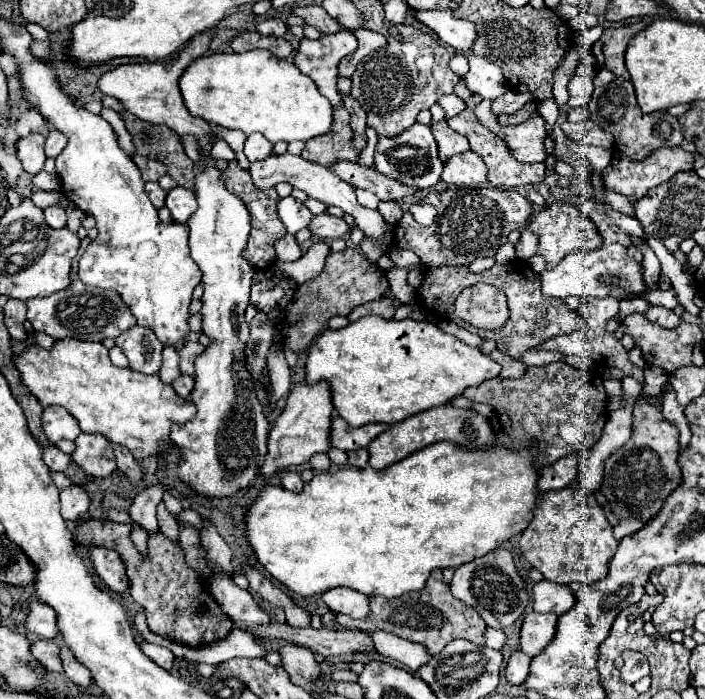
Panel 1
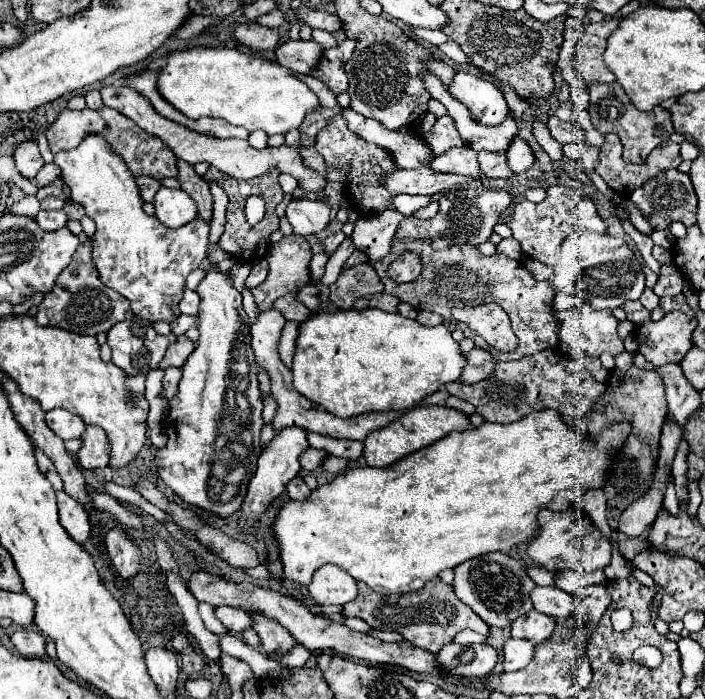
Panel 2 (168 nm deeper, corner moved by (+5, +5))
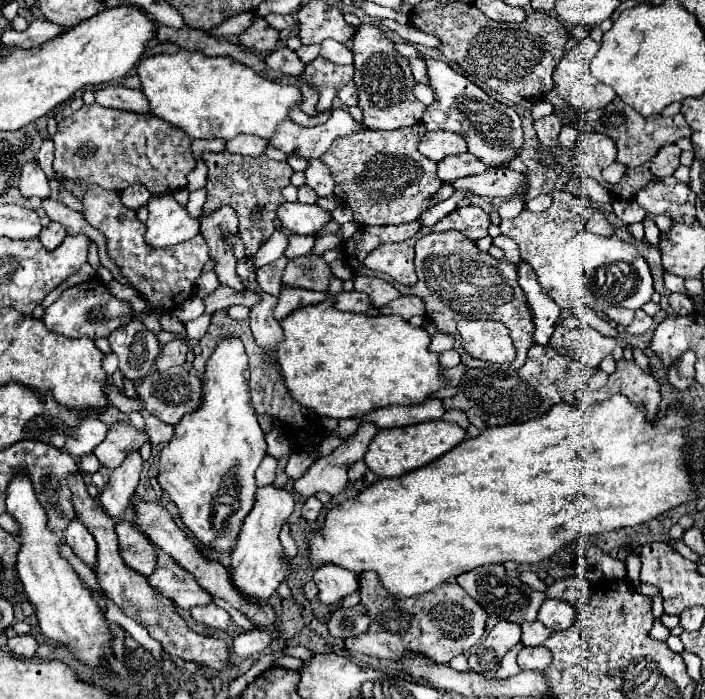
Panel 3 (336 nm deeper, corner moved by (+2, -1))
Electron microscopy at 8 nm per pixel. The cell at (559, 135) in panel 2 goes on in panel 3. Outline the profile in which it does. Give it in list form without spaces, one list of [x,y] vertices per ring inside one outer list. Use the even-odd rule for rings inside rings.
[[[547,115],[543,119],[535,121],[535,131],[537,131],[537,139],[545,145],[545,147],[557,147],[557,137],[561,131],[563,123],[555,117],[555,115]]]

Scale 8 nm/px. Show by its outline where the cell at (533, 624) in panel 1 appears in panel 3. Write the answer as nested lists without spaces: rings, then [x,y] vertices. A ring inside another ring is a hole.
[[[541,621],[521,623],[521,629],[523,629],[523,639],[521,639],[521,643],[527,645],[527,647],[543,645],[543,641],[551,635],[551,631],[549,631]]]

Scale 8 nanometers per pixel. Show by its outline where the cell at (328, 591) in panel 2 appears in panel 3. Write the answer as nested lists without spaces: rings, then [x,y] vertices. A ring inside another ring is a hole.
[[[331,563],[317,567],[317,571],[313,573],[313,581],[319,587],[319,599],[323,603],[339,603],[343,597],[357,591],[357,579],[357,573]]]

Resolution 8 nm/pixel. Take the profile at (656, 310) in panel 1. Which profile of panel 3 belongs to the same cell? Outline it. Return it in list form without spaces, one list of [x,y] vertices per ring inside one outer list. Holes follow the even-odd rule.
[[[609,307],[609,311],[603,311],[609,319],[613,319],[615,323],[619,323],[619,325],[623,325],[623,327],[627,327],[631,321],[633,321],[633,311],[629,311],[629,309],[621,309],[621,307]]]

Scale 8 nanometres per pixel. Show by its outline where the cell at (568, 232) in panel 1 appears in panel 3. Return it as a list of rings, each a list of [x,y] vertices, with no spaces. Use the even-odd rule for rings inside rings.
[[[563,191],[553,193],[553,205],[543,213],[533,213],[529,209],[523,209],[515,219],[501,221],[501,233],[511,237],[513,241],[517,241],[521,259],[533,267],[543,291],[557,303],[561,310],[570,310],[571,312],[572,299],[576,293],[583,293],[583,289],[587,285],[587,283],[571,283],[575,279],[575,275],[573,275],[575,267],[571,267],[573,265],[571,261],[579,259],[581,255],[579,255],[579,251],[567,251],[567,243],[579,231],[589,231],[589,233],[597,233],[597,235],[605,235],[605,237],[614,235],[611,223],[605,219],[605,215],[601,211],[591,207],[589,201],[579,199],[571,193],[563,193]]]

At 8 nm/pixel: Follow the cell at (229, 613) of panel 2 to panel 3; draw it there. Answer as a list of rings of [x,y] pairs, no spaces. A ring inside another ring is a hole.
[[[217,605],[193,607],[193,609],[189,609],[189,615],[191,615],[195,621],[199,621],[199,623],[203,623],[203,625],[209,625],[209,627],[215,627],[215,629],[221,629],[221,631],[229,629],[229,625],[231,625],[229,613],[223,611],[223,609],[217,607]]]

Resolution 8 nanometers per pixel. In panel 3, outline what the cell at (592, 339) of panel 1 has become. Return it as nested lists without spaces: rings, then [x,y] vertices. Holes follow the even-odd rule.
[[[557,325],[555,333],[549,339],[549,347],[555,351],[565,349],[587,367],[599,367],[599,363],[613,351],[615,345],[615,339],[601,335],[593,327],[567,329],[563,325]]]

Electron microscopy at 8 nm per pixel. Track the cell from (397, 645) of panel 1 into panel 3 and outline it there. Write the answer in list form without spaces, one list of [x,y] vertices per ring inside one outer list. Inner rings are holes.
[[[361,605],[343,609],[339,607],[337,611],[331,613],[331,619],[327,623],[329,627],[329,635],[335,639],[347,639],[347,637],[357,637],[361,633],[365,633],[369,629],[369,615],[365,609],[361,609]]]

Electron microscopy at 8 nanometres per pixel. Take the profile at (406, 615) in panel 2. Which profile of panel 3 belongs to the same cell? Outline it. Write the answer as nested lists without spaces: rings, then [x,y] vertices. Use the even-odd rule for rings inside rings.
[[[363,571],[359,575],[359,591],[361,591],[361,605],[371,617],[371,627],[367,633],[345,641],[345,647],[349,651],[391,661],[397,661],[403,657],[403,653],[411,651],[439,665],[447,665],[453,657],[467,653],[473,645],[477,645],[485,631],[487,621],[485,609],[477,605],[477,601],[473,601],[473,597],[467,595],[467,591],[457,583],[455,585],[443,583],[441,587],[425,595],[401,599],[391,597],[389,591],[381,587],[381,581],[377,579],[375,571]]]

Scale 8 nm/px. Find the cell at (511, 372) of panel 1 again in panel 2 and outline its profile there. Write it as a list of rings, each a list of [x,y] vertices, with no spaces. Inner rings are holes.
[[[474,347],[470,353],[466,353],[466,359],[468,359],[468,363],[462,371],[460,383],[478,383],[478,381],[482,381],[494,373],[496,361],[490,355],[490,351]]]

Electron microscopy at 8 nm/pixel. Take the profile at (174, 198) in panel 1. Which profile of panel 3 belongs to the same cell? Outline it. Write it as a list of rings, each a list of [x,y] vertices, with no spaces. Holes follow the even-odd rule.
[[[171,195],[151,197],[147,207],[149,217],[145,223],[145,243],[153,249],[177,245],[201,233],[199,221],[191,219],[187,209],[181,207]]]

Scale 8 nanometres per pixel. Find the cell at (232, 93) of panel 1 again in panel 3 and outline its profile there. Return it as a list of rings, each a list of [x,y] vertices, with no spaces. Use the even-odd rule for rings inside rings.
[[[193,51],[161,53],[143,59],[137,73],[151,115],[183,129],[191,139],[233,139],[241,133],[271,139],[277,123],[287,119],[289,109],[301,105],[297,87],[261,79],[231,57],[207,57]]]

